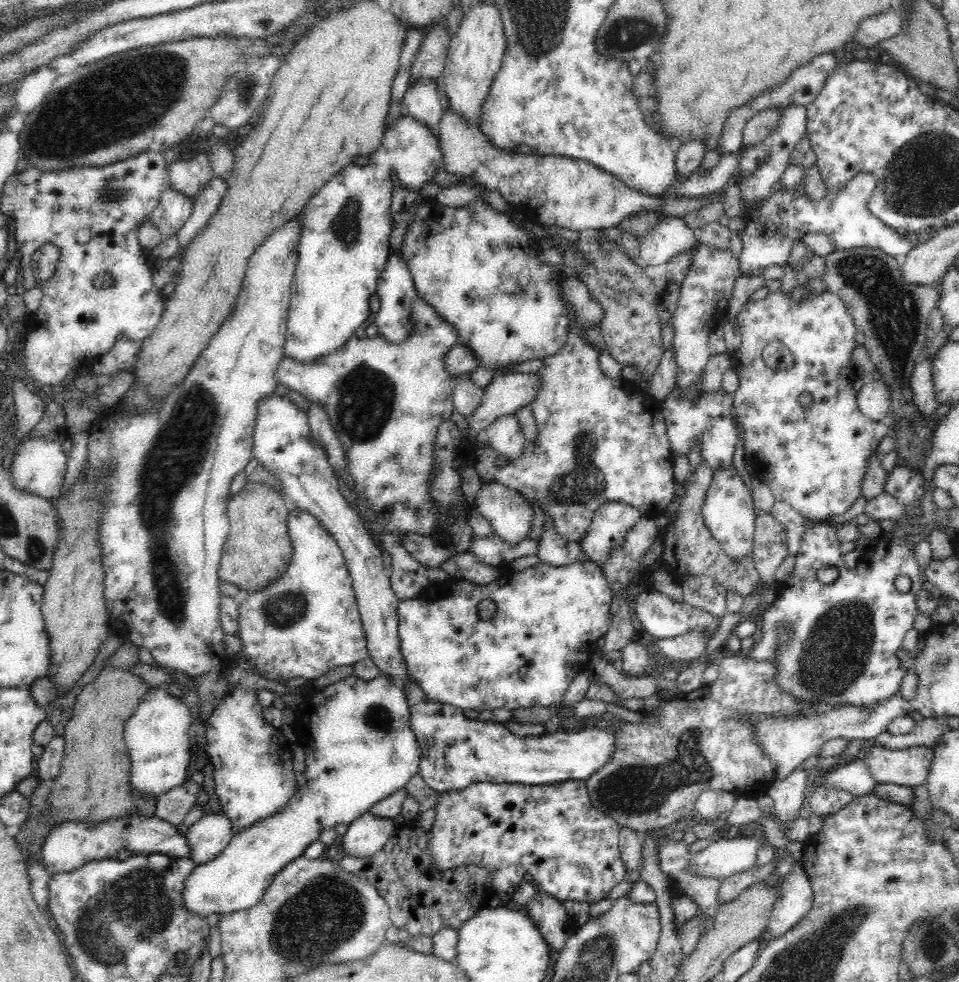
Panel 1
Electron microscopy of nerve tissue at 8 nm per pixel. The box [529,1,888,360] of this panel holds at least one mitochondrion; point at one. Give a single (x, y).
(626, 34)

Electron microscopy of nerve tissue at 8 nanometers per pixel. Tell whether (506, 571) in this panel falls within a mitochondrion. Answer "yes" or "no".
no

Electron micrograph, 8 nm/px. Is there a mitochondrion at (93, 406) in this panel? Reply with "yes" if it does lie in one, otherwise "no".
no

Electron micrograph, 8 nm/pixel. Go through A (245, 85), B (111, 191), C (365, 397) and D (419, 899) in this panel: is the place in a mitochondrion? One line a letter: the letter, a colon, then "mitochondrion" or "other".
A: mitochondrion
B: mitochondrion
C: mitochondrion
D: other

